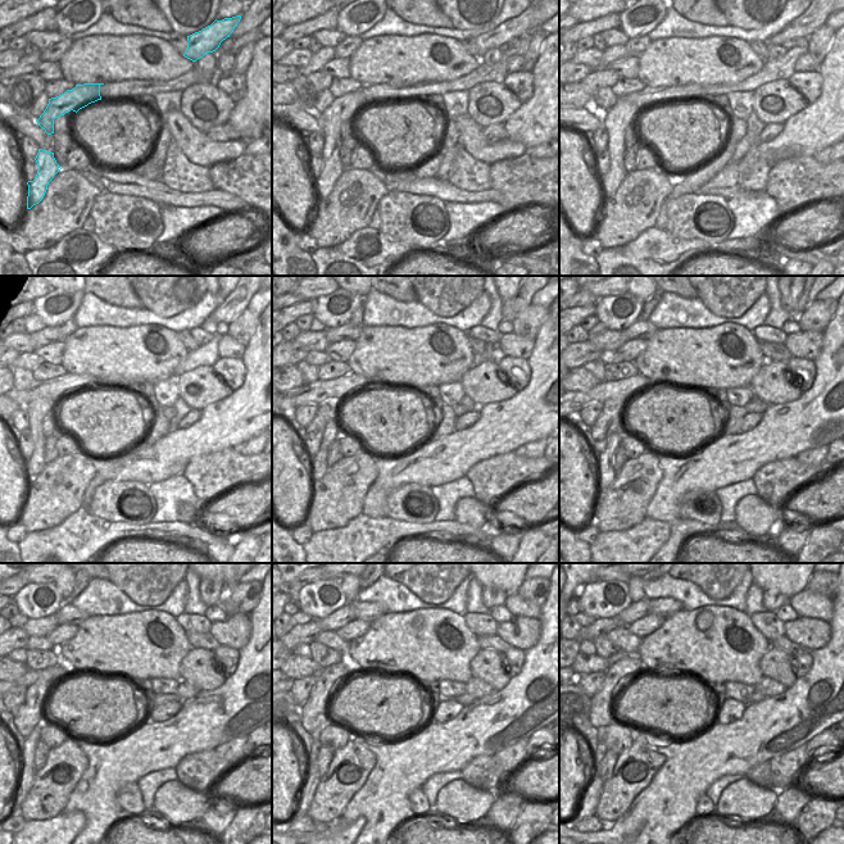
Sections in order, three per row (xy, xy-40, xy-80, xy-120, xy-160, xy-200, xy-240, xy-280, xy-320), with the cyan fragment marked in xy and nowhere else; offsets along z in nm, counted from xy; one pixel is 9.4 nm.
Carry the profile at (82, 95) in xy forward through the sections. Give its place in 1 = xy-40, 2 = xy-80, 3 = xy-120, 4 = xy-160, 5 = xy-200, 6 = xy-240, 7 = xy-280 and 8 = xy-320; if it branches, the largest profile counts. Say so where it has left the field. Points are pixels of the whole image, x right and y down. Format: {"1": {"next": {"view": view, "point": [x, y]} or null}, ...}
{"1": {"next": {"view": "xy-40", "point": [330, 121]}}, "2": {"next": {"view": "xy-80", "point": [616, 121]}}, "3": {"next": {"view": "xy-120", "point": [40, 411]}}, "4": {"next": {"view": "xy-160", "point": [334, 429]}}, "5": {"next": {"view": "xy-200", "point": [603, 461]}}, "6": {"next": {"view": "xy-240", "point": [27, 754]}}, "7": {"next": {"view": "xy-280", "point": [316, 743]}}, "8": {"next": {"view": "xy-320", "point": [602, 749]}}}

